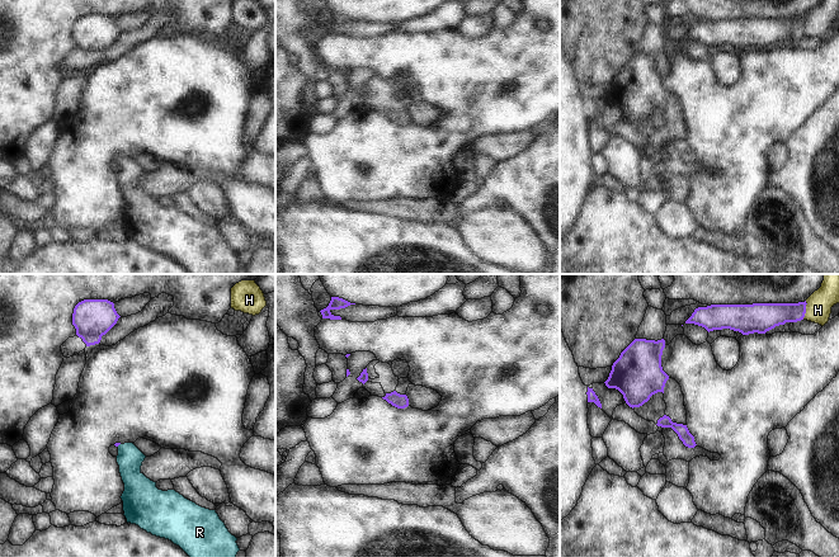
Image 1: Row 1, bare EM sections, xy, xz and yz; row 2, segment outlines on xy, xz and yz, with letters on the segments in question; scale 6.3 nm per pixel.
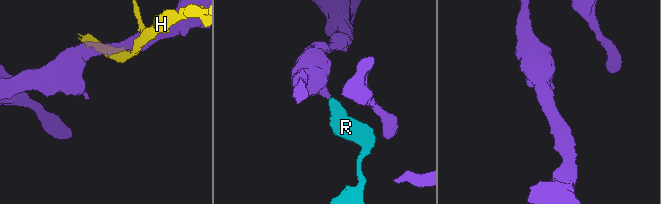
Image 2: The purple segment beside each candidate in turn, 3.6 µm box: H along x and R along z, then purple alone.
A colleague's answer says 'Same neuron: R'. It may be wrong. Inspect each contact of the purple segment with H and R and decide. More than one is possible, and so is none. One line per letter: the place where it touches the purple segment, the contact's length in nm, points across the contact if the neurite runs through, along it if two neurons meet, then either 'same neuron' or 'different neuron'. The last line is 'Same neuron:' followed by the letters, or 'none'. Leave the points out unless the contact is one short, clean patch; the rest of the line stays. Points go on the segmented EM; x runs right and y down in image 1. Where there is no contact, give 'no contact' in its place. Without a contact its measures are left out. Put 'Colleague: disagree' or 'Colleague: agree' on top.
Colleague: agree
H: meets purple in yz at (805, 310); contact 120 nm long; border along yz (806, 301), (806, 312), (802, 319); different neuron
R: meets purple in xy at (118, 444); contact 30 nm long; runs through xy (116, 444), (118, 444), (130, 458); same neuron
Same neuron: R

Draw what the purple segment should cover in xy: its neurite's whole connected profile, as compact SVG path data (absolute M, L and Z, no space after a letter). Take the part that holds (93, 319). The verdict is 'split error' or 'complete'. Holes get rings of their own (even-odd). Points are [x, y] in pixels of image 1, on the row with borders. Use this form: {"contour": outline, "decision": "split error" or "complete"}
{"contour": "M84 299L74 308L72 325L76 329L76 335L86 346L90 346L99 344L102 336L117 324L119 317L110 301Z", "decision": "complete"}

